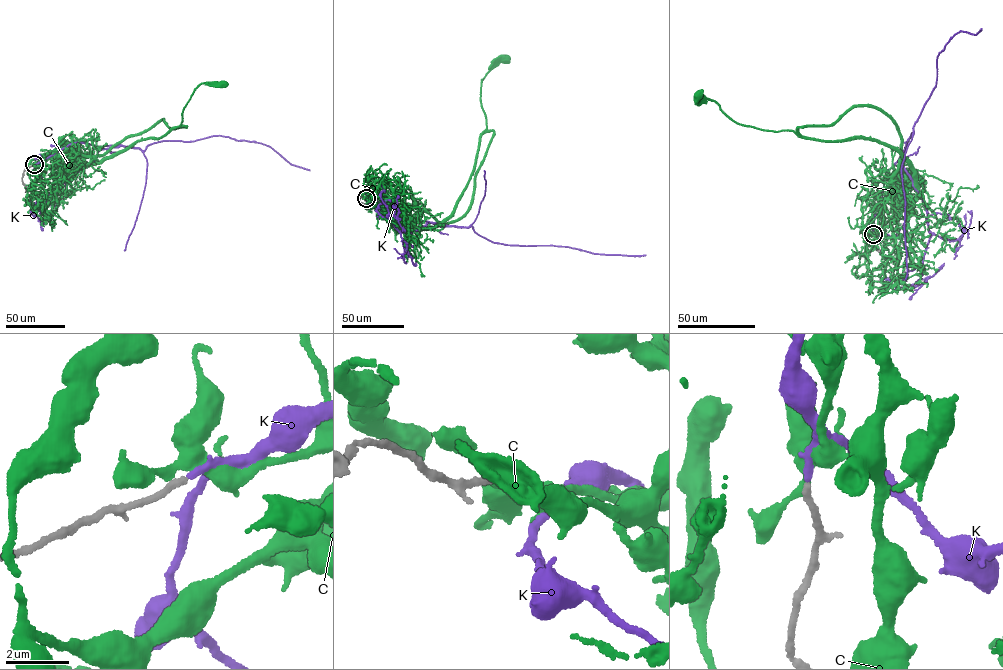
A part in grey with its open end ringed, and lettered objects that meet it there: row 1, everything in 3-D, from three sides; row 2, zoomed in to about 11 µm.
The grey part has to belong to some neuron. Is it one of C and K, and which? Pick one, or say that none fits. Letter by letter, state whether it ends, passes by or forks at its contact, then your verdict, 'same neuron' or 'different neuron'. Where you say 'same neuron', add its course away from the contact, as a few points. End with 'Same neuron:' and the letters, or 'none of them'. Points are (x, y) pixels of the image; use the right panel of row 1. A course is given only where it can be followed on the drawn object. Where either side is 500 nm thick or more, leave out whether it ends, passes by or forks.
C: it passes by | different neuron
K: it ends | same neuron
Same neuron: K

